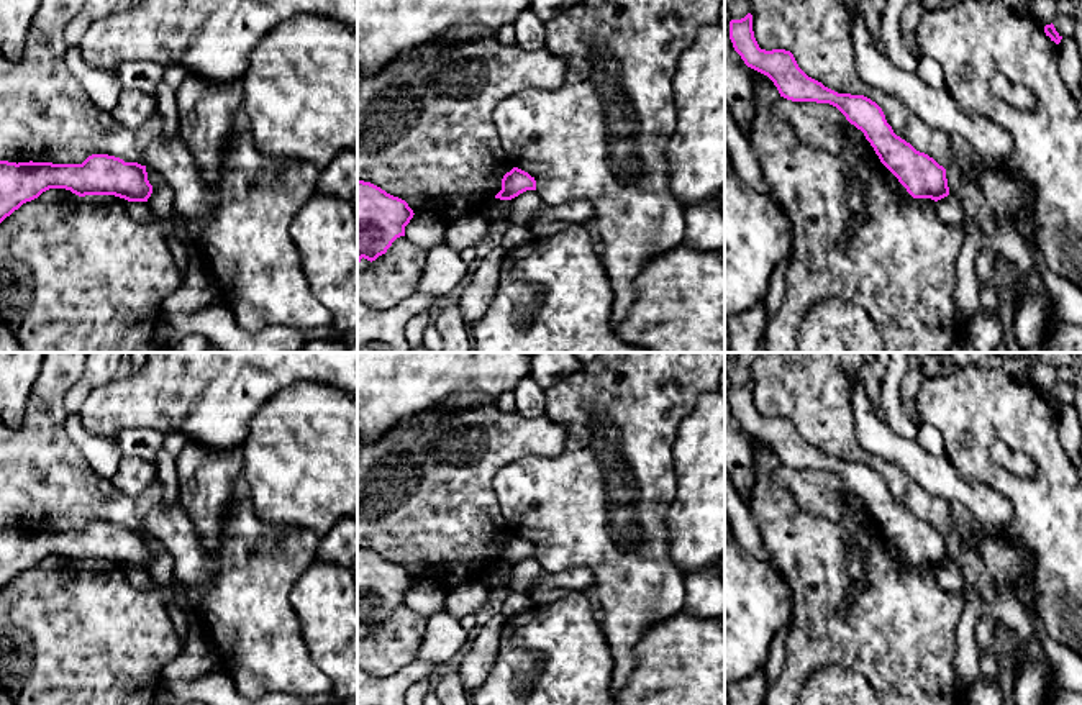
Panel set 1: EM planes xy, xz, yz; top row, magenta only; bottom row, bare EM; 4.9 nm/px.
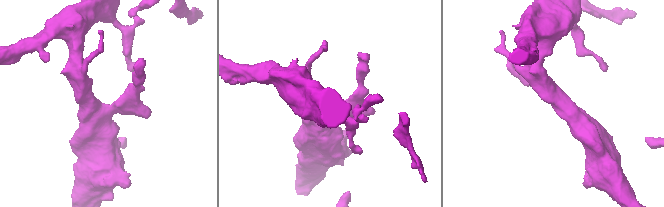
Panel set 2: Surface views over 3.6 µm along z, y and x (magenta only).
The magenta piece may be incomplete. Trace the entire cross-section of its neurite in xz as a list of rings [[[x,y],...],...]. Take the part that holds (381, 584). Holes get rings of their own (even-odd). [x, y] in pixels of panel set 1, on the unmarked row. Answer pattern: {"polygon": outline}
{"polygon": [[[357,548],[357,639],[371,636],[397,605],[405,603],[413,582],[405,567]]]}

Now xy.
{"polygon": [[[92,521],[82,531],[52,530],[8,530],[0,528],[0,590],[23,571],[38,566],[49,556],[66,556],[79,564],[115,562],[128,569],[148,569],[152,553],[148,548],[146,533],[125,530],[108,521]]]}

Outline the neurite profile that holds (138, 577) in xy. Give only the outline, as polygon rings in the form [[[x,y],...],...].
[[[128,569],[126,579],[134,589],[157,590],[156,582],[151,579],[146,569]]]

